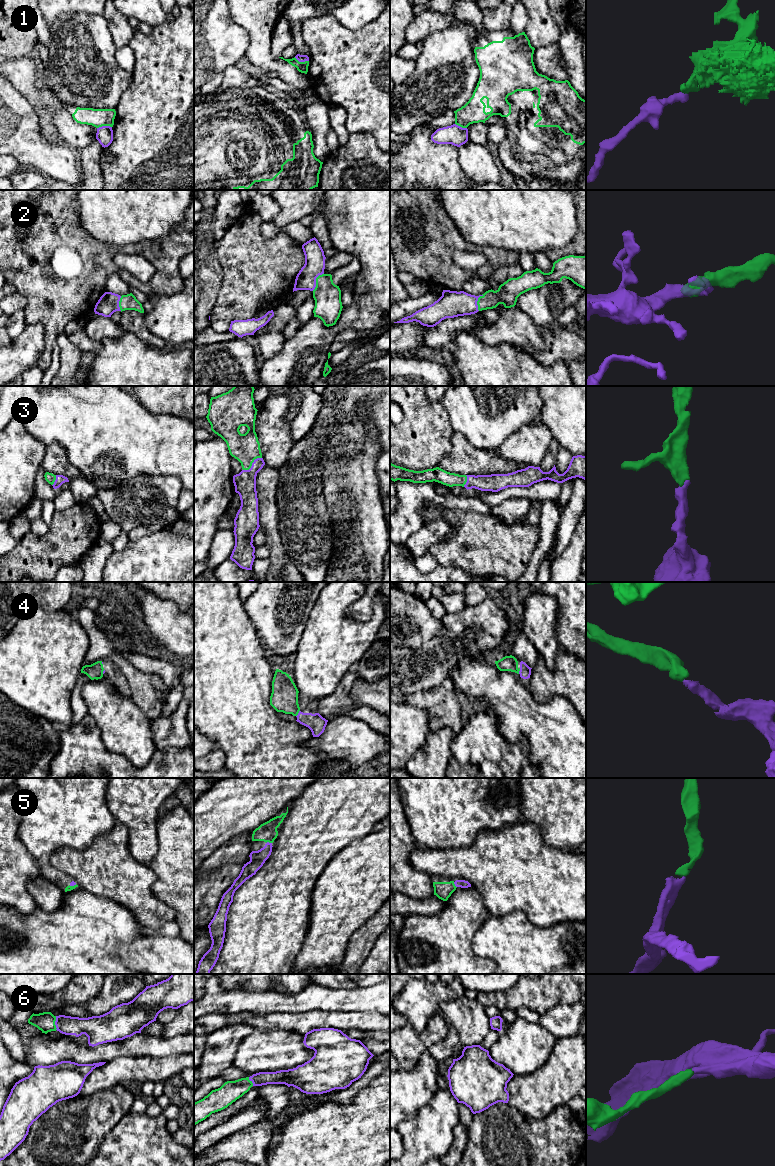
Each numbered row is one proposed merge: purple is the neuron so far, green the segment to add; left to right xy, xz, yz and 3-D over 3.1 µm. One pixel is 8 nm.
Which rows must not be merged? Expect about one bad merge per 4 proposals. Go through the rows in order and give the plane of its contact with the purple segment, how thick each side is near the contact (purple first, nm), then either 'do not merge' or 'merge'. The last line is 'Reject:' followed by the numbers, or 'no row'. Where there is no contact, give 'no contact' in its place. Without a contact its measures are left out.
1: contact in xy; calibres 140 and 140 nm; do not merge
2: contact in xz; calibres 160 and 220 nm; merge
3: contact in xz; calibres 180 and 220 nm; merge
4: contact in xz; calibres 150 and 220 nm; merge
5: contact in xz; calibres 130 and 160 nm; merge
6: contact in xy; calibres 150 and 150 nm; merge
Reject: 1

